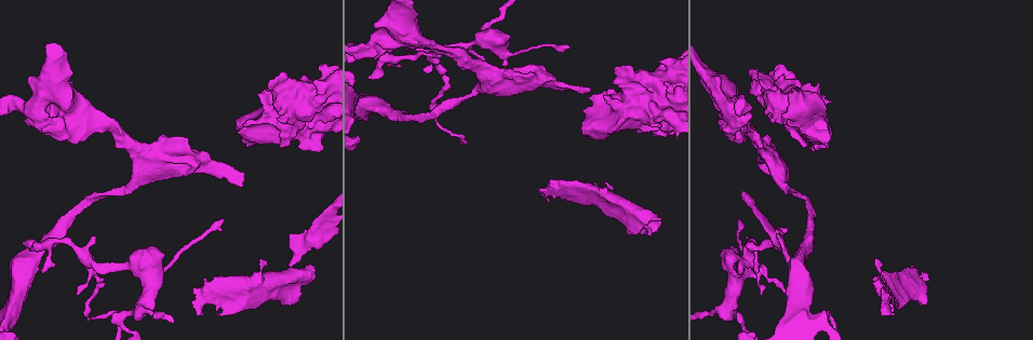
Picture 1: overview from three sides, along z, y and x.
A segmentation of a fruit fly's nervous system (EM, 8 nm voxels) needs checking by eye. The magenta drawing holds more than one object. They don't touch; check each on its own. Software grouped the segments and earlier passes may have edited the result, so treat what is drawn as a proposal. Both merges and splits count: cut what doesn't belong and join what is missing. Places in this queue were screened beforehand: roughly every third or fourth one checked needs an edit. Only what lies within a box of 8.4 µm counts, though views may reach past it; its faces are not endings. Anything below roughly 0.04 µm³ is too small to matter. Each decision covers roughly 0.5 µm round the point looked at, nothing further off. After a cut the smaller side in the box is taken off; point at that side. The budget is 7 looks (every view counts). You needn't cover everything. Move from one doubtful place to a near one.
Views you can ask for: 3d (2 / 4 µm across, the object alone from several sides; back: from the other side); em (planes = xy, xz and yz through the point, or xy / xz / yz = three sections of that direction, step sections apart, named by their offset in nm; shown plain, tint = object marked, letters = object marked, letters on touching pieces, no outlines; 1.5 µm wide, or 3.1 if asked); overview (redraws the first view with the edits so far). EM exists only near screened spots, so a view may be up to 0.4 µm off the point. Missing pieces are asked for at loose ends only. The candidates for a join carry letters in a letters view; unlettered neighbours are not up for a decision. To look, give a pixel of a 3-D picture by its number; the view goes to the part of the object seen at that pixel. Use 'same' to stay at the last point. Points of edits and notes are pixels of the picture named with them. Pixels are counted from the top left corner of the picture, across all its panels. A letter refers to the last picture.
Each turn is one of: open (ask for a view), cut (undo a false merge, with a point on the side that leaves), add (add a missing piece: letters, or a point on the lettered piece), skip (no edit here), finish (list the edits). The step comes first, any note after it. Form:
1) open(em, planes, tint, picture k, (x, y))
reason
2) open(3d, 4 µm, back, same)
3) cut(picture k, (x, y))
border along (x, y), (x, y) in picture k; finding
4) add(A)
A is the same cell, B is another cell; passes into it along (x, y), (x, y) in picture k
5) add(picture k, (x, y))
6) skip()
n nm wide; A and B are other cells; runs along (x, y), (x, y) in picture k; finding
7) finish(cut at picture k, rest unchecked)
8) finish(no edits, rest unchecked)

open(3d, 2 µm, picture 1, (287, 265))
tapers out

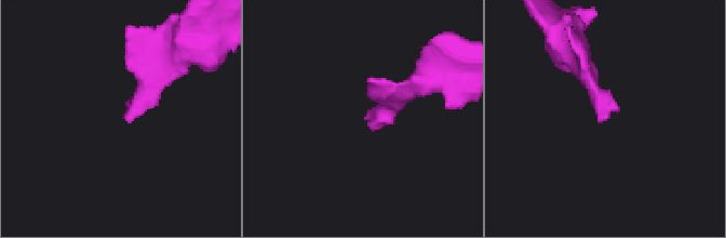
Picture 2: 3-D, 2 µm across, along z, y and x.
open(em, xz, step 4, letters, picture 2, (127, 122))

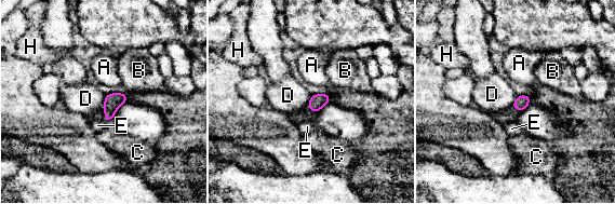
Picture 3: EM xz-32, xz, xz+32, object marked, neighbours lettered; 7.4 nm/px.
open(em, planes, letters, same)
cut it another way

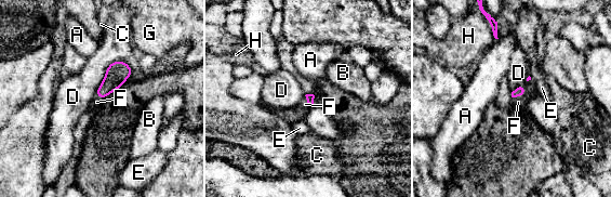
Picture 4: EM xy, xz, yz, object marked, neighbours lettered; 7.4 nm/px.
add(picture 4, (520, 102))
F is the same cell, A, B, C, D, E, G and H are other cells; passes into it along (519, 91), (522, 94), (520, 102) in picture 4; it goes on there

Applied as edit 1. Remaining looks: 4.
open(overview)

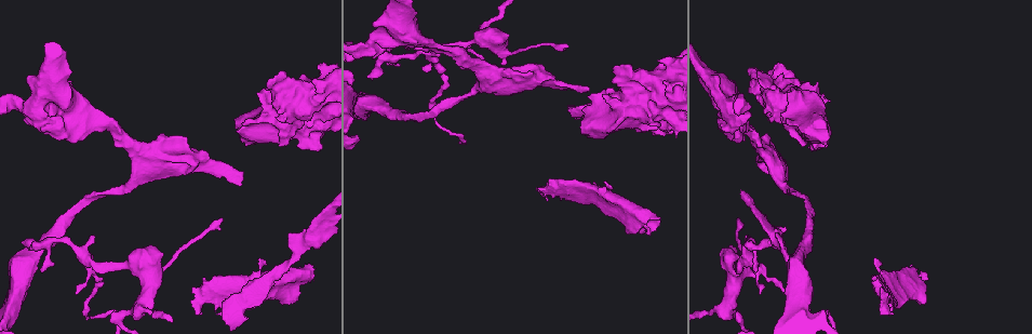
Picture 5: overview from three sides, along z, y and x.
open(em, planes, tint, picture 5, (585, 91))
thin end

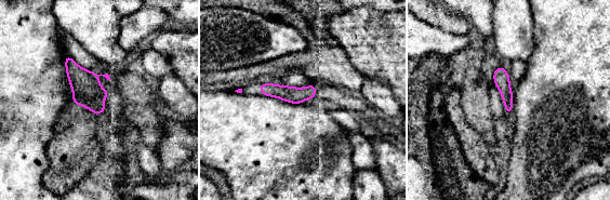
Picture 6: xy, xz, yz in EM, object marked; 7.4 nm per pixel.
open(em, planes, letters, same)

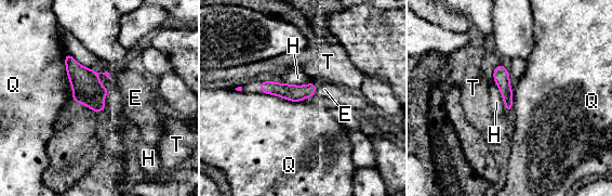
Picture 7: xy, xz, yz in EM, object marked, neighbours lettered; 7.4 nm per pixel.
add(picture 7, (324, 89))
Q touches over 380 nm; E is the same cell, H, Q and T are other cells; the cell continues

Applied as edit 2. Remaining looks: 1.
finish(add at picture 4, add at picture 7, rest unchecked)

